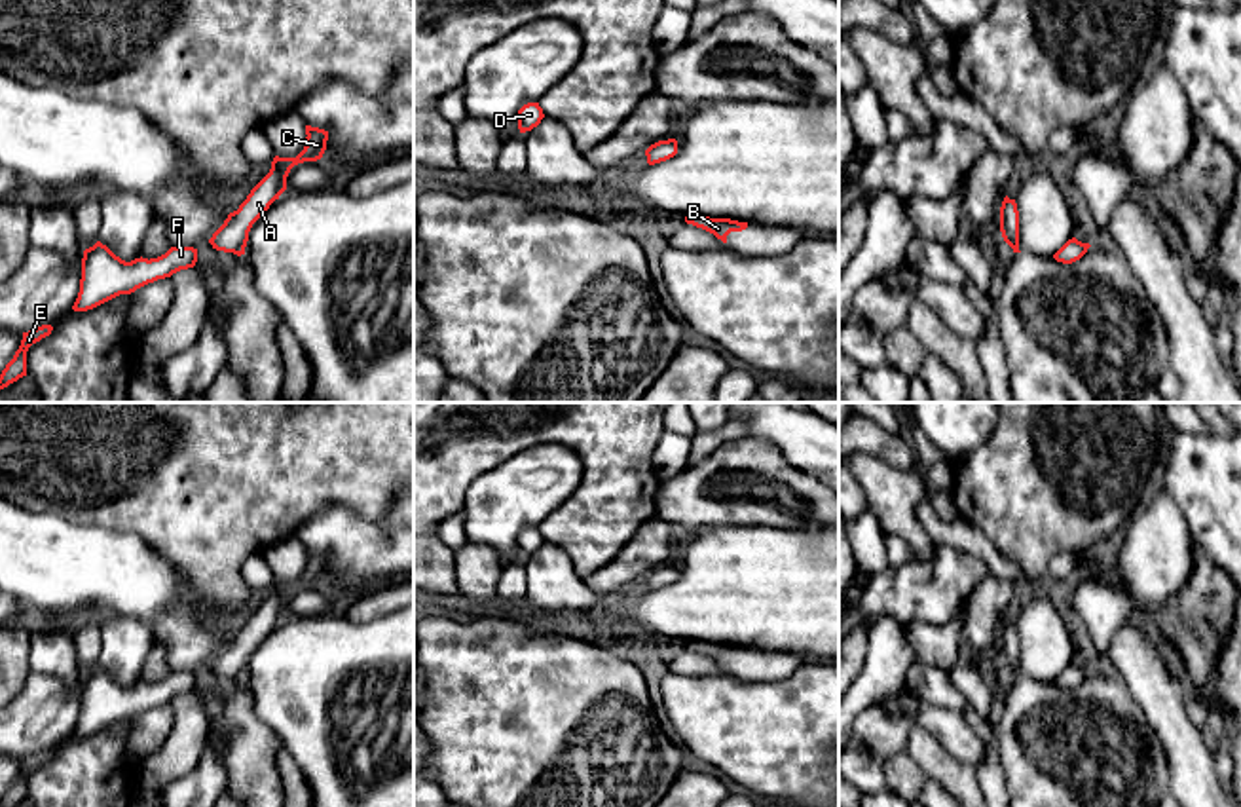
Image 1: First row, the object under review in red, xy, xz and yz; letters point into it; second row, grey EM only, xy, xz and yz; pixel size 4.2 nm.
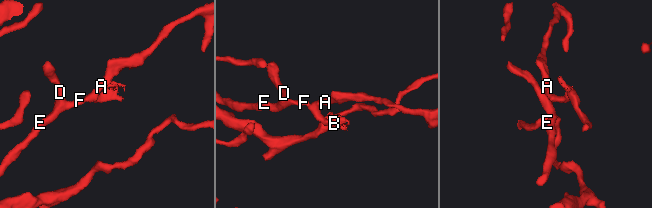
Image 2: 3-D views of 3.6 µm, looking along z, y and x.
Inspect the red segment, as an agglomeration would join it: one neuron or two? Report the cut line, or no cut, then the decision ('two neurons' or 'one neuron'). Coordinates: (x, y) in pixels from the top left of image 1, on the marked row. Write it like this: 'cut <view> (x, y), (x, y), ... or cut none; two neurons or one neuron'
cut none; one neuron

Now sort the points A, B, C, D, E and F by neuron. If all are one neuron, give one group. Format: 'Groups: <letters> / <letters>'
Groups: A B C D E F

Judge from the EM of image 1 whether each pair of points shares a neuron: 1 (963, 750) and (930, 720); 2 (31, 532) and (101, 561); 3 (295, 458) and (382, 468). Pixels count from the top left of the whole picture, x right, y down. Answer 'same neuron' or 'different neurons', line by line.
1: same neuron
2: same neuron
3: same neuron

